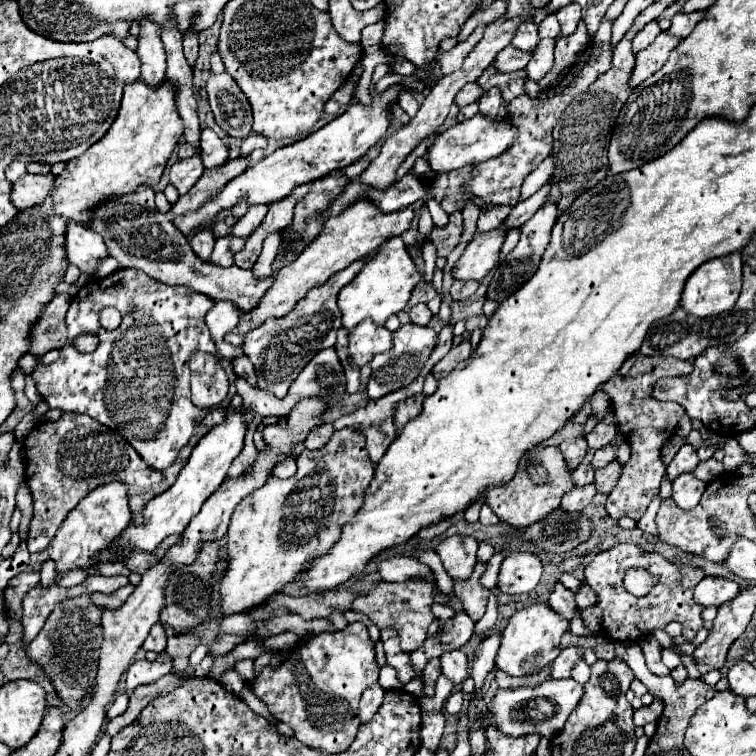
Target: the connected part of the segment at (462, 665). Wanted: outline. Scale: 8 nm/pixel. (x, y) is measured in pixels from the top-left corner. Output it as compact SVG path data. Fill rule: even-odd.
M457 650L457 652L443 654L441 656L441 668L443 668L443 676L453 680L455 684L465 682L465 678L467 678L467 656L465 656L465 652Z

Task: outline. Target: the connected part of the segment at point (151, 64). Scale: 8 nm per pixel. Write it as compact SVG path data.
M143 18L139 24L141 24L141 38L137 54L141 60L141 80L147 86L157 88L165 82L165 70L167 70L165 50L159 38L157 24L151 24L149 18Z

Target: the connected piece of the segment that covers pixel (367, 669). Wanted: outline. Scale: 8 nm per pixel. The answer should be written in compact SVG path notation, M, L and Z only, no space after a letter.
M361 622L339 632L323 632L301 642L279 670L263 668L253 684L253 692L265 702L269 712L295 730L295 738L309 748L329 754L347 750L361 726L359 700L369 684L379 678L375 646Z

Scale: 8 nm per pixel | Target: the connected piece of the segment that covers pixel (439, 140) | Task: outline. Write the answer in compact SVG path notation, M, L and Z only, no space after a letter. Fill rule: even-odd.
M477 114L465 122L451 126L443 134L439 134L435 138L431 150L427 150L425 160L427 160L429 168L437 174L459 170L463 166L473 166L477 162L497 158L501 152L505 152L505 148L509 148L509 144L513 142L515 136L517 136L517 128L513 124L509 124L505 120L489 120L487 116Z

